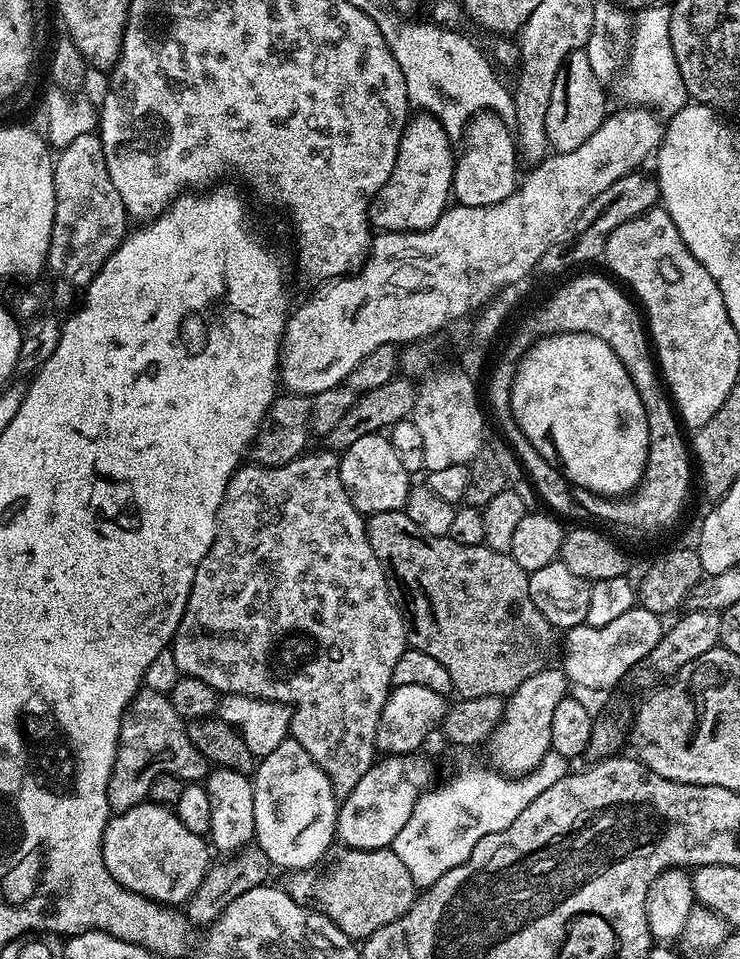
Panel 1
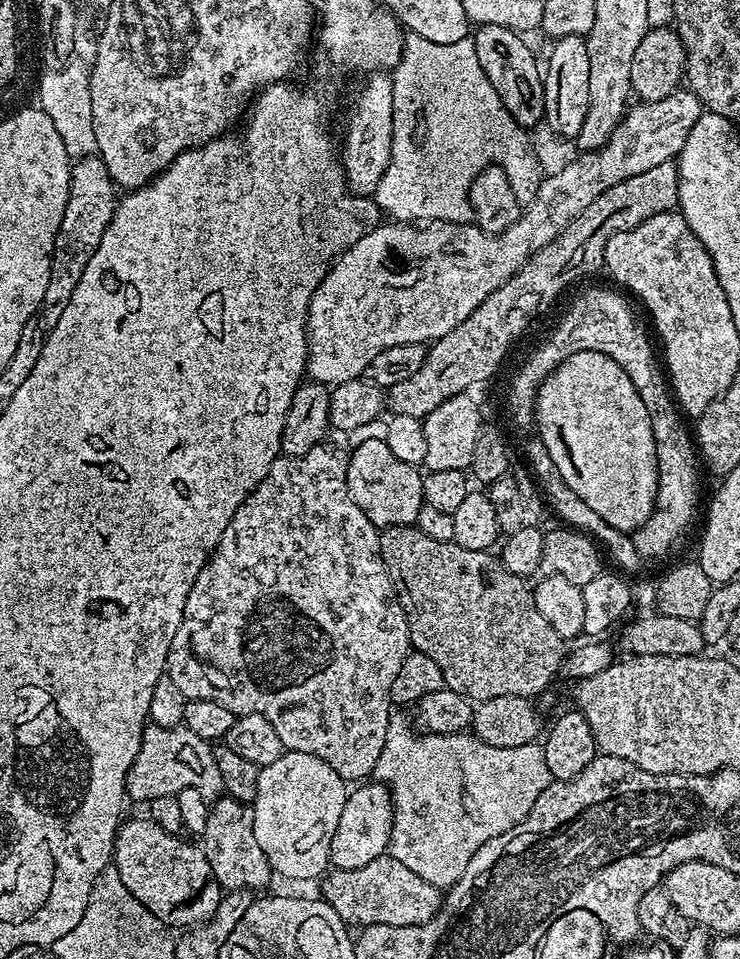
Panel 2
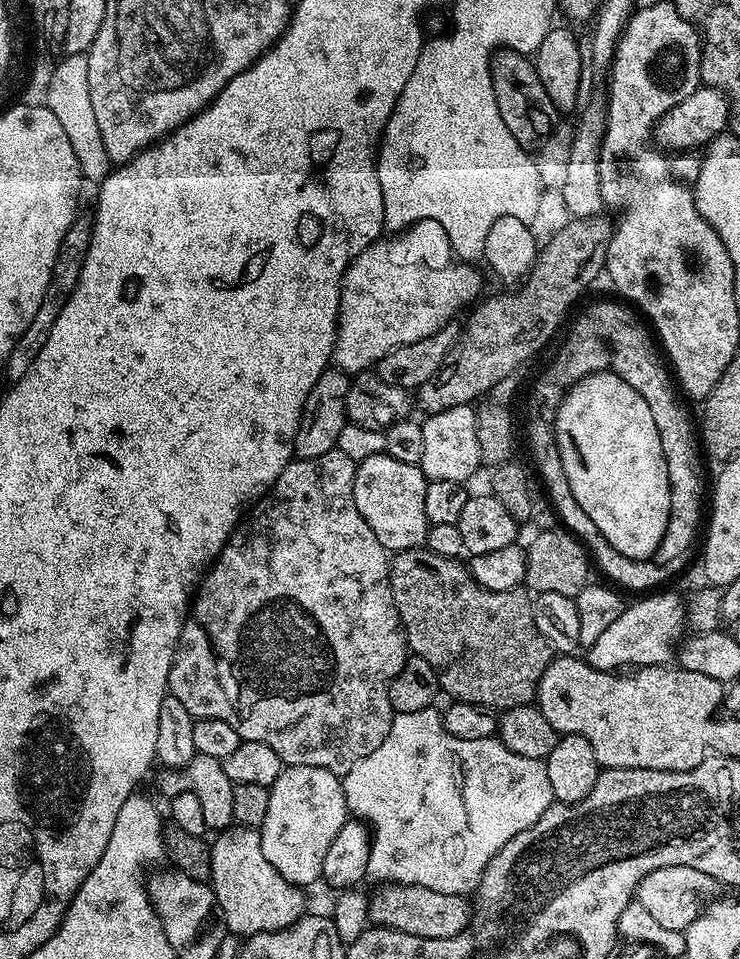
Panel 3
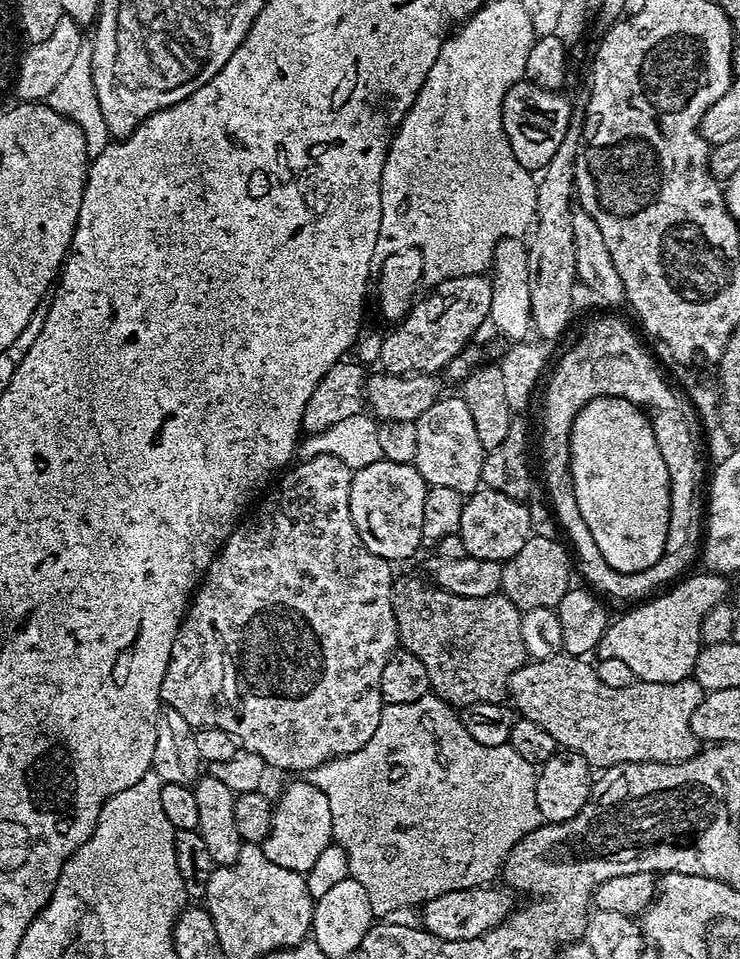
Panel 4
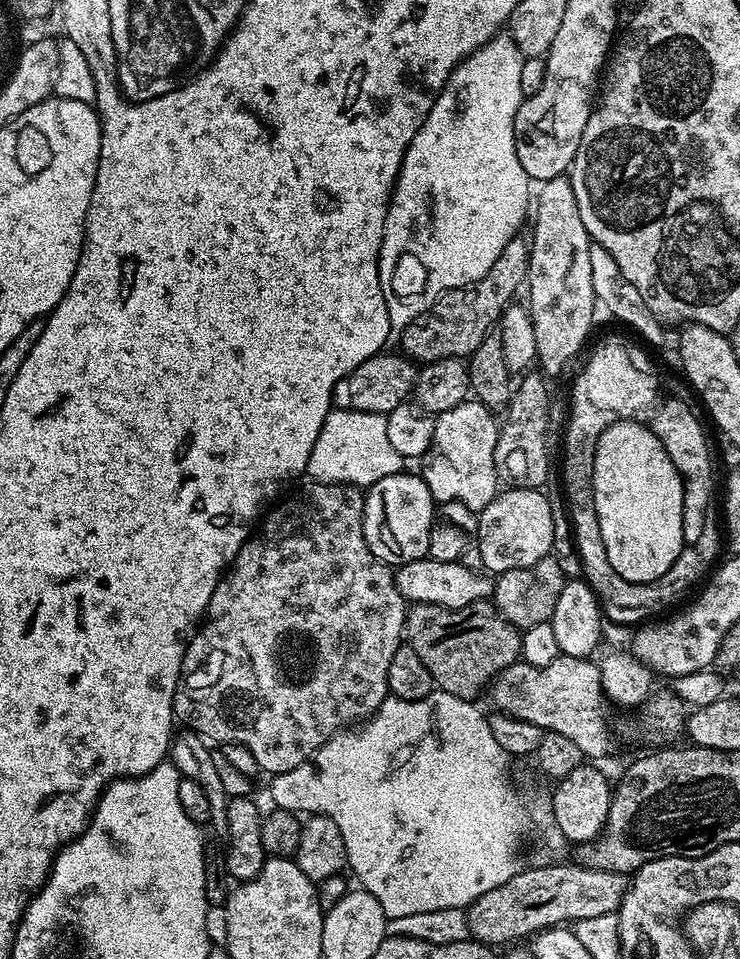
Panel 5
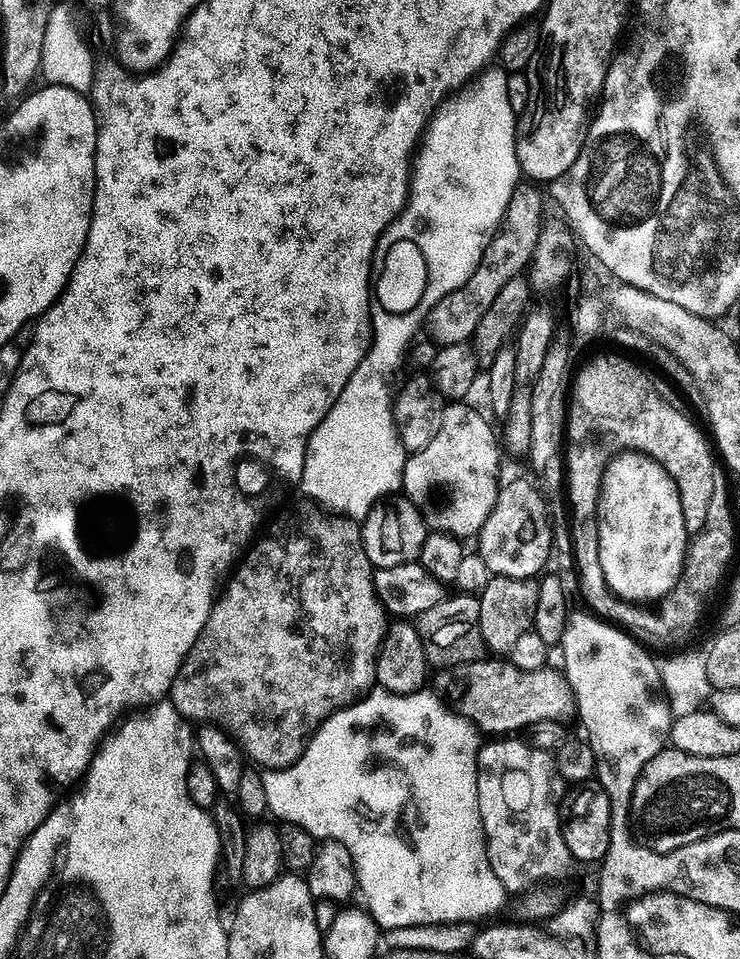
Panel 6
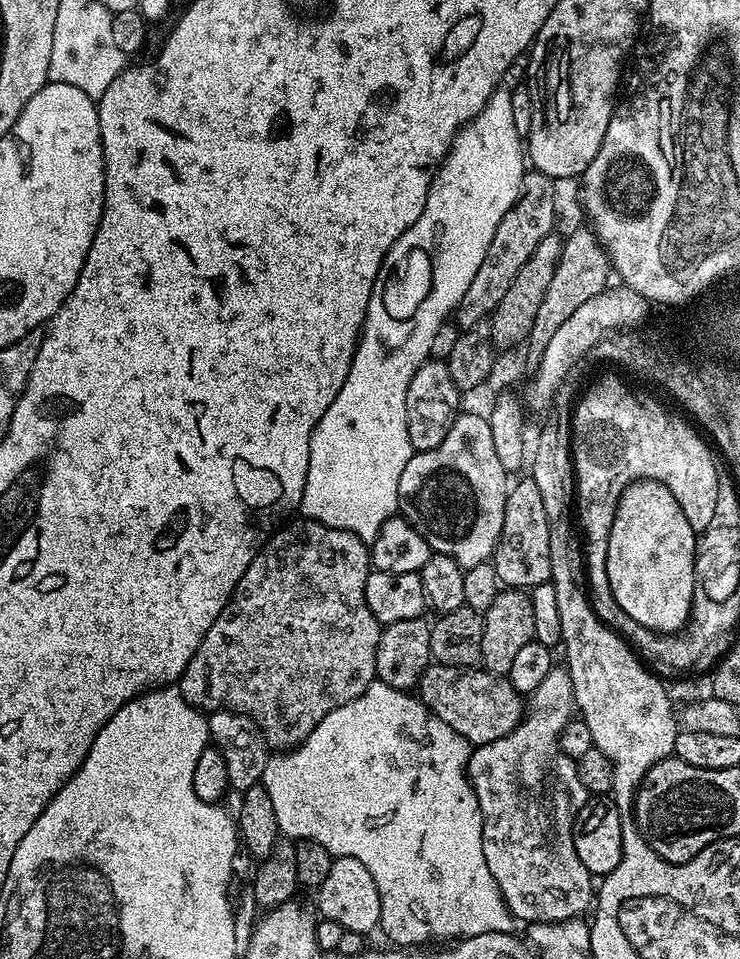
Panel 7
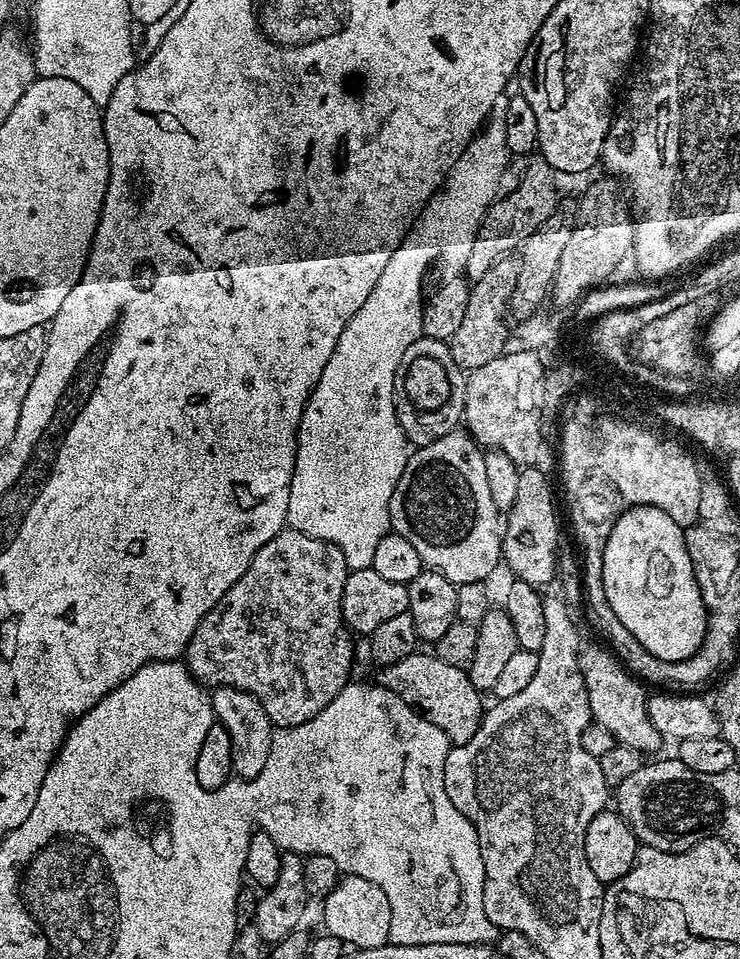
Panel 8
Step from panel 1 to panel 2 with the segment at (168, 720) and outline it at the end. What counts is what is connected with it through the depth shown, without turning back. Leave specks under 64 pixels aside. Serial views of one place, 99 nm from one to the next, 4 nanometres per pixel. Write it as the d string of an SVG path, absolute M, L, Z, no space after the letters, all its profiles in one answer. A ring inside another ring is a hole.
M155 722L149 723L142 734L142 742L130 770L126 774L124 790L129 801L149 802L162 795L177 796L182 790L198 790L208 801L225 795L222 774L212 753L213 745L198 738L194 730L183 726L167 728Z

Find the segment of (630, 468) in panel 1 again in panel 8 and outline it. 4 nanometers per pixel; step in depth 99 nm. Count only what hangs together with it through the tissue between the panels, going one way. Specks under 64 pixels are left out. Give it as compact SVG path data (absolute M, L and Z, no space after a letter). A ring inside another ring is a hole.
M644 504L624 512L618 522L614 522L602 554L602 586L606 590L606 602L610 602L610 610L614 610L614 618L618 618L654 658L668 664L684 664L691 660L708 633L708 608L696 581L684 534L685 529L674 522L670 514Z

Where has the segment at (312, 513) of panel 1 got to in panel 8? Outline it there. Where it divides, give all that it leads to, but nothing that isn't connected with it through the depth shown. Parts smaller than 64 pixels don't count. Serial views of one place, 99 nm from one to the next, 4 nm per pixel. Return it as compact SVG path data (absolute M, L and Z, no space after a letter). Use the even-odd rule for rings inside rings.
M285 527L283 532L270 538L270 542L266 542L266 546L262 546L262 550L258 550L258 554L254 554L246 574L242 574L242 578L238 578L238 582L234 582L234 586L230 586L230 590L226 590L226 594L213 606L210 614L206 614L206 618L202 618L198 630L194 630L194 638L189 642L186 653L186 663L192 677L205 686L230 686L254 694L254 698L258 698L258 702L262 702L262 710L266 710L270 722L276 728L296 728L302 722L314 718L314 714L318 714L318 710L322 710L327 704L334 702L336 695L350 683L351 676L348 675L352 672L352 639L354 636L348 625L345 624L342 614L342 596L346 590L346 578L349 571L346 554L342 554L342 550L338 546L334 546L334 542L326 542L322 538L314 538L310 534L302 534L298 530Z

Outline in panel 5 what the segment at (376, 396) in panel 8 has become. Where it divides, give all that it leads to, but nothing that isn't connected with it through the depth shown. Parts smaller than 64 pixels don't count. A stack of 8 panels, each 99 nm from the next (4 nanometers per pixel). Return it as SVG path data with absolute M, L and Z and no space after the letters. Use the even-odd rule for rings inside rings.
M497 34L477 52L471 52L433 99L427 118L404 151L380 247L380 285L393 329L402 330L410 321L417 320L443 292L478 283L498 262L498 254L521 231L524 215L529 215L530 181L526 170L522 170L522 162L518 162L514 130L516 115L526 99L522 90L525 59L508 34ZM404 252L424 268L400 268ZM343 406L333 407L324 419L322 430L314 442L314 450L310 450L307 475L313 481L324 484L351 484L353 486L367 486L378 482L378 478L386 478L390 474L401 471L402 457L394 446L390 446L390 434L386 434L387 415L360 412L356 408Z

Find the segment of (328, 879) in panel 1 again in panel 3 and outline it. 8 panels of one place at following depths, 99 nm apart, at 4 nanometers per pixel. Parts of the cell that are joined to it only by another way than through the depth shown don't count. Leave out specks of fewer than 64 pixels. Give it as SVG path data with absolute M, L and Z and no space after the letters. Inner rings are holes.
M388 882L377 888L380 889L372 892L368 901L368 914L376 926L397 928L400 932L422 938L446 938L468 927L474 916L473 905L458 894L442 894L410 882Z

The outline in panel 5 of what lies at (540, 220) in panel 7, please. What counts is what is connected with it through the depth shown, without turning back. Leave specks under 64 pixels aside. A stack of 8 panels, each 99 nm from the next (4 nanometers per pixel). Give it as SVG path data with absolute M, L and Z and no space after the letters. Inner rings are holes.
M518 234L498 254L498 262L476 284L443 292L439 300L417 320L412 320L399 333L403 355L416 362L468 358L493 331L505 308L513 303L512 295L525 287L530 262L530 244Z

